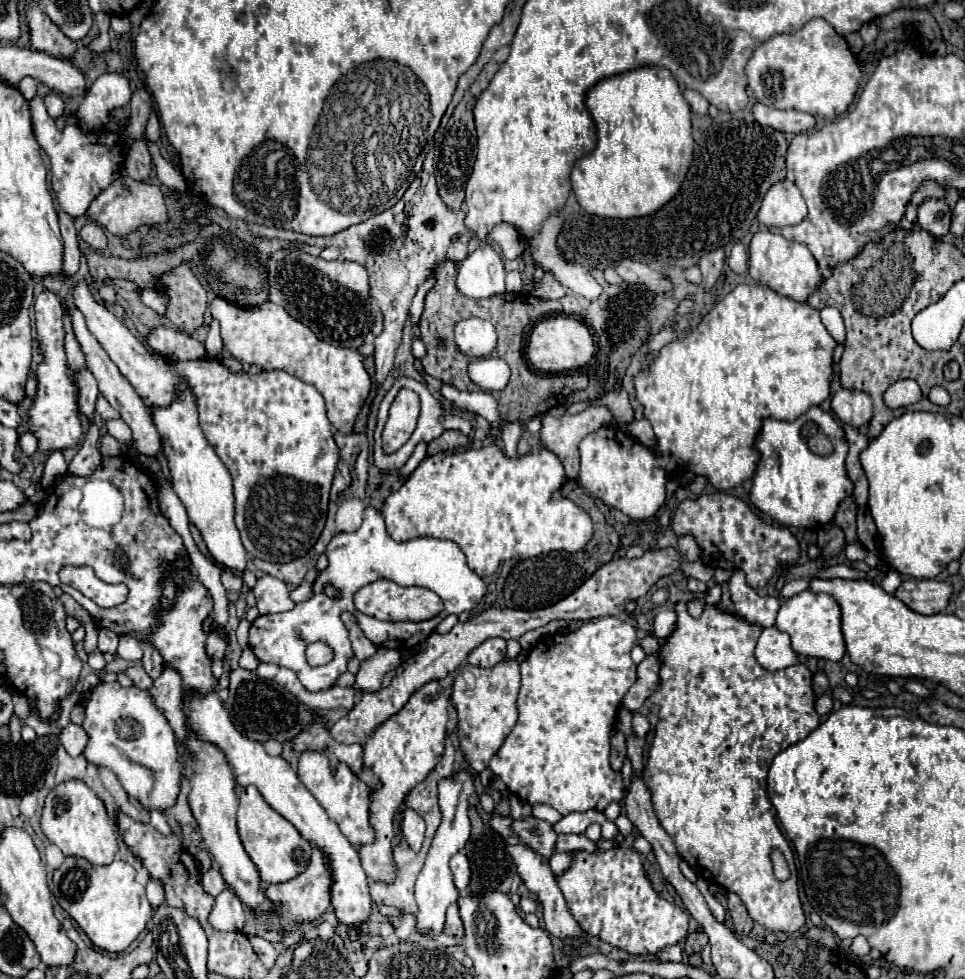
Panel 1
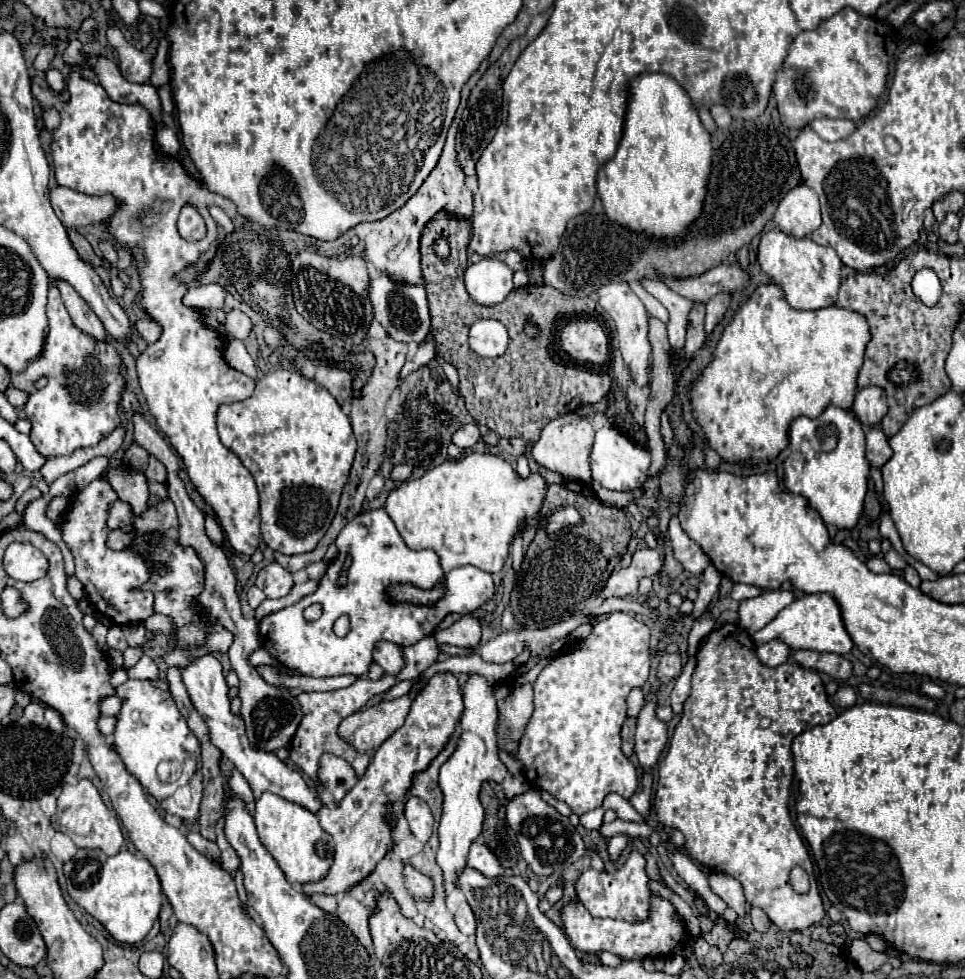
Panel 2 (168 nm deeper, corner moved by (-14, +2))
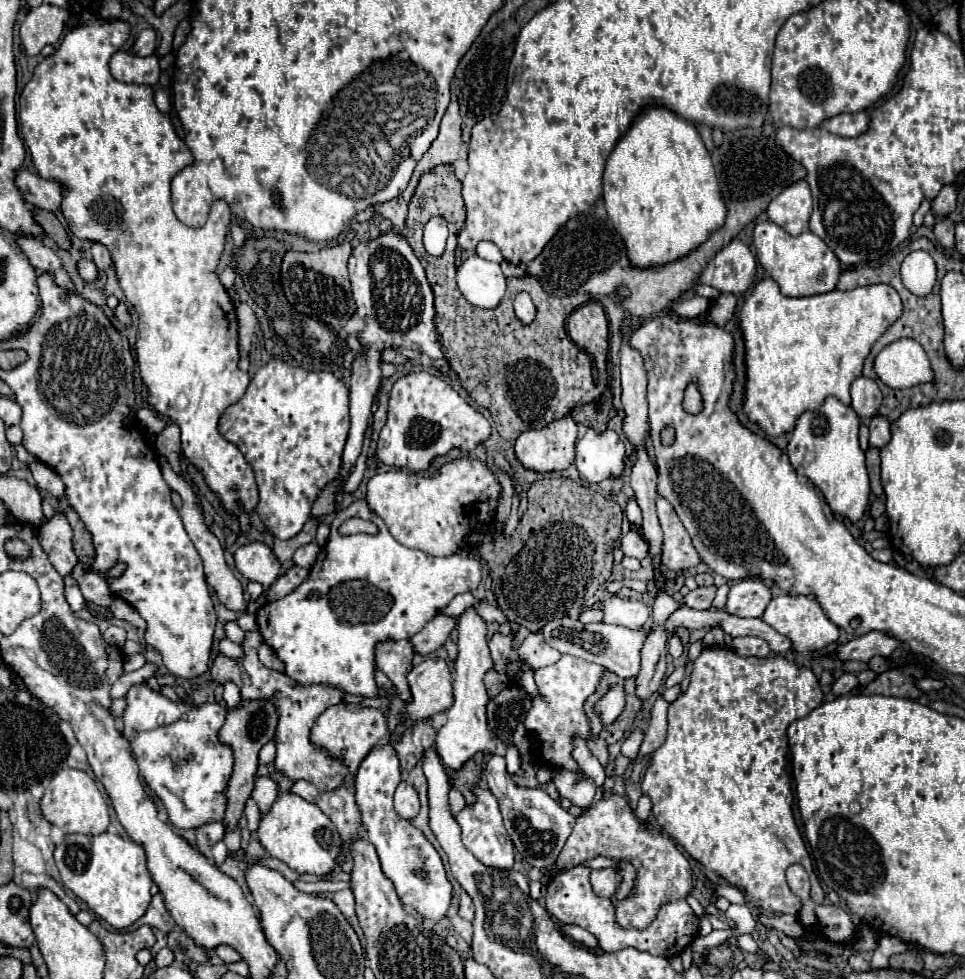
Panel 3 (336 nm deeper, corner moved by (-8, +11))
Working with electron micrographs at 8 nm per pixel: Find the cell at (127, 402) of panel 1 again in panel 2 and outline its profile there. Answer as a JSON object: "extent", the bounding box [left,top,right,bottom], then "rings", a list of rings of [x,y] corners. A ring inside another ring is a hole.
{"extent":[56,280,108,340],"rings":[[[56,280],[56,286],[62,292],[62,300],[70,312],[70,318],[74,320],[76,328],[86,332],[88,336],[94,336],[94,340],[108,340],[108,334],[98,320],[98,316],[86,306],[86,302],[80,298],[80,294],[64,280]]]}

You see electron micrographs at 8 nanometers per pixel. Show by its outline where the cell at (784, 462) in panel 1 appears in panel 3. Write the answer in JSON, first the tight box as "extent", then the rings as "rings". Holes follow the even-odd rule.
{"extent":[788,397,870,521],"rings":[[[828,397],[816,411],[800,415],[788,441],[788,457],[800,475],[806,475],[826,497],[830,509],[850,521],[858,521],[870,501],[870,479],[864,463],[864,451],[858,443],[858,415],[852,407]]]}

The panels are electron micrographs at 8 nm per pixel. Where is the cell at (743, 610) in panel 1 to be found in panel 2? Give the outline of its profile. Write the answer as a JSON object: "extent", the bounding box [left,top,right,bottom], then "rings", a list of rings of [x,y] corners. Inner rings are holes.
{"extent":[730,584,762,602],"rings":[[[736,584],[732,588],[732,594],[730,594],[734,600],[742,602],[742,600],[750,600],[750,598],[758,598],[762,596],[762,590],[758,586],[748,586],[748,584]]]}

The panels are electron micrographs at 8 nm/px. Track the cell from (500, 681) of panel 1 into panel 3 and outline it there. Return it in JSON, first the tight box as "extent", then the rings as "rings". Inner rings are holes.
{"extent":[520,633,560,669],"rings":[[[530,633],[524,643],[520,645],[520,657],[534,669],[548,667],[560,659],[560,653],[548,643],[544,643],[544,637],[540,633]]]}

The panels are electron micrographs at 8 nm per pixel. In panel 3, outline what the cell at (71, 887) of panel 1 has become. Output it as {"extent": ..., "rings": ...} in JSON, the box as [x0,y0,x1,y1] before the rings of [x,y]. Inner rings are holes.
{"extent":[54,831,152,929],"rings":[[[110,831],[94,837],[72,833],[66,835],[60,845],[56,845],[54,861],[64,885],[76,897],[80,897],[100,919],[116,929],[130,927],[144,915],[150,905],[152,877],[146,869],[144,849],[134,841],[122,839]]]}

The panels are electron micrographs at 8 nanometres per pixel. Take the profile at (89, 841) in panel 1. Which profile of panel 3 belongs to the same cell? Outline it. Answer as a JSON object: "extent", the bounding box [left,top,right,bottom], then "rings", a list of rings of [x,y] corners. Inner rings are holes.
{"extent":[40,769,110,835],"rings":[[[60,769],[46,785],[44,795],[40,799],[40,809],[42,809],[44,819],[64,829],[64,833],[100,835],[106,831],[110,823],[106,799],[98,791],[94,779],[82,769]]]}

